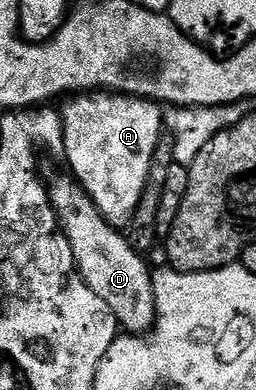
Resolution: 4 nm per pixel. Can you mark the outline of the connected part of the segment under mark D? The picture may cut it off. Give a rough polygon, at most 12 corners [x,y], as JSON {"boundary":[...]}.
{"boundary":[[80,182],[49,199],[81,278],[118,327],[157,325],[153,274]]}

